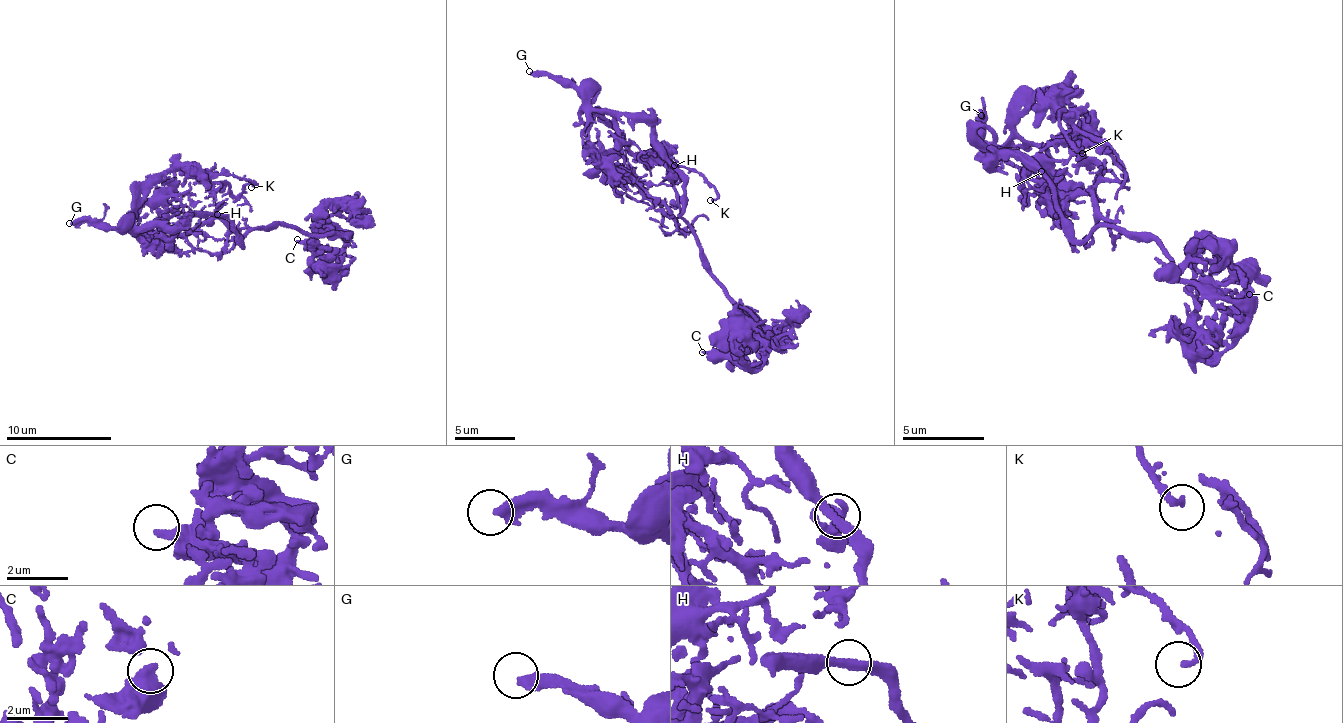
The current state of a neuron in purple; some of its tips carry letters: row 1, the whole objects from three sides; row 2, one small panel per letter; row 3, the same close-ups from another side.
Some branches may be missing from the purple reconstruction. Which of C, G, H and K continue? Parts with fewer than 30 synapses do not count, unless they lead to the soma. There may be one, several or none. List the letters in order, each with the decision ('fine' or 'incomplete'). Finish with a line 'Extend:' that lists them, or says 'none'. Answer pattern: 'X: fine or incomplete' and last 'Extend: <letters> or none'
C: fine
G: incomplete
H: fine
K: fine
Extend: G

